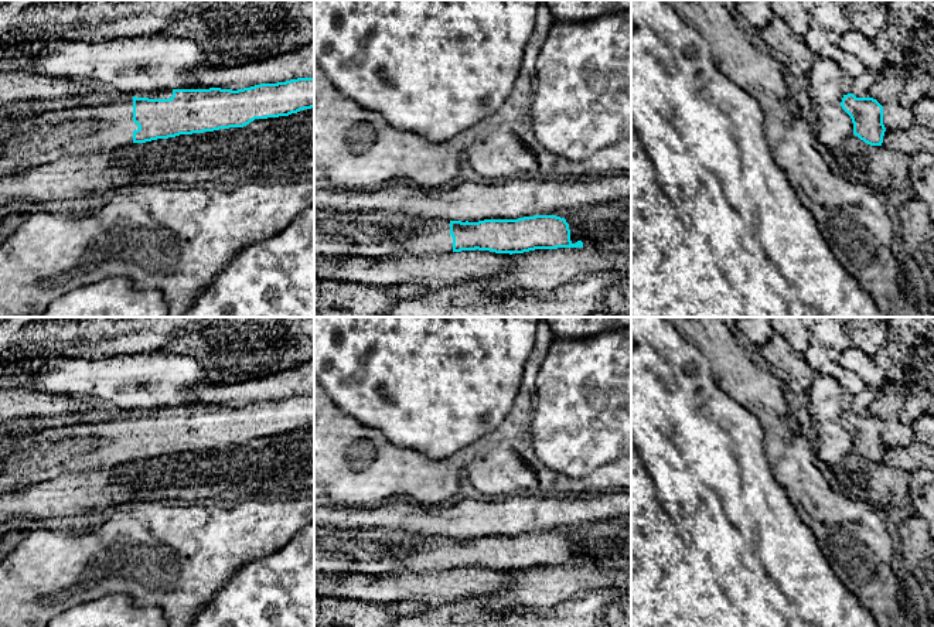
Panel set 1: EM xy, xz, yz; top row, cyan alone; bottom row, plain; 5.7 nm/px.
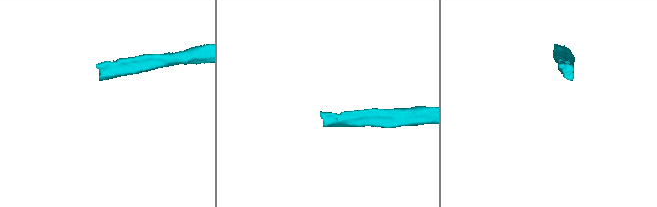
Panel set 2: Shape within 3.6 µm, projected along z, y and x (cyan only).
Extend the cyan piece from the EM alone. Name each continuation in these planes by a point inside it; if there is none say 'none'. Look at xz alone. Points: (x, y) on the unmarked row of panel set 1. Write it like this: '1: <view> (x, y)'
1: xz (371, 551)

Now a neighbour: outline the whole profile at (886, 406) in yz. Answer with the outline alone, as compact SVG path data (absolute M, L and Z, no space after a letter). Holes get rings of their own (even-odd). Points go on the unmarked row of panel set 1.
M892 388L879 391L869 406L869 415L876 416L883 423L883 442L886 447L901 447L914 442L914 433L910 425L900 420L903 401Z

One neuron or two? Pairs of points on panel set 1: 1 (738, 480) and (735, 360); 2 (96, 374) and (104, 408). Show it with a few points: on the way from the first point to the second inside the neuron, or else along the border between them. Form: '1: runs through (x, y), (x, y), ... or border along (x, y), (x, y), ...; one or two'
1: border along (713, 378), (760, 425); two
2: border along (98, 398), (109, 404); two

